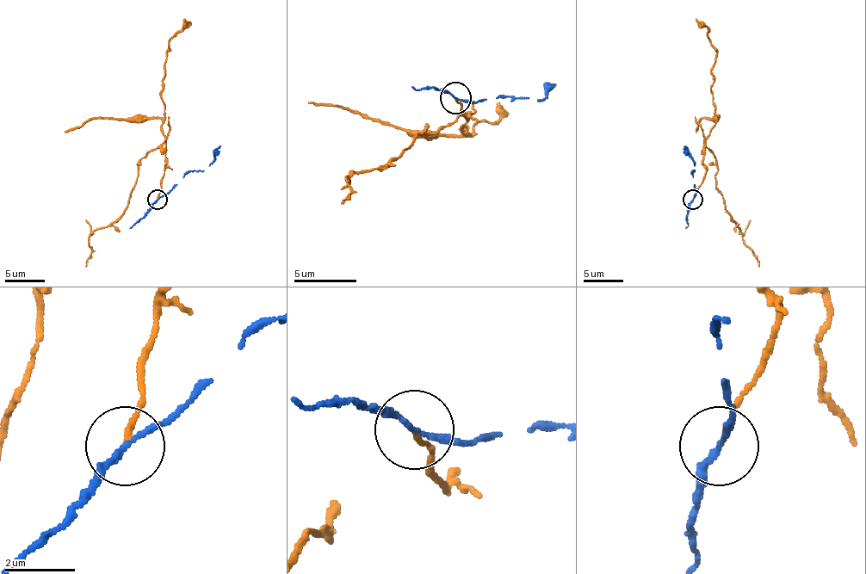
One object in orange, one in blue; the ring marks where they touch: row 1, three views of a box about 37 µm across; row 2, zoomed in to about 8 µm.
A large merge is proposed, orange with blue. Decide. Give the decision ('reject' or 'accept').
reject

